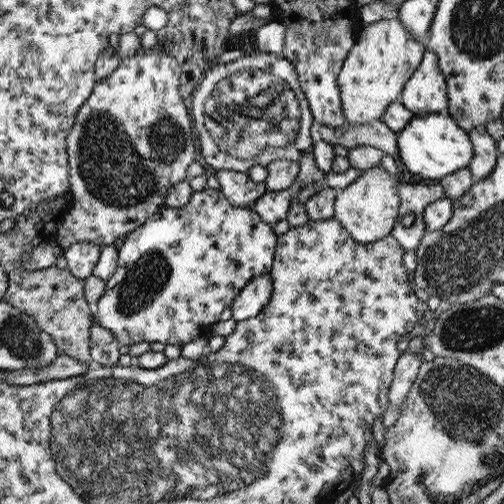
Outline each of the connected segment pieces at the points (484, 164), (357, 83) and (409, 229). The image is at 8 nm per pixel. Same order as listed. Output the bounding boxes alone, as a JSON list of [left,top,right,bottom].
[[468,126,500,180],[337,17,426,124],[391,182,446,250]]

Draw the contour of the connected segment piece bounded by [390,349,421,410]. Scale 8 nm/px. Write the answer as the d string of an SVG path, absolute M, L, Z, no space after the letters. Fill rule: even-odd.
M409 349L402 353L397 360L394 382L390 387L390 402L401 410L403 402L407 399L412 383L417 379L419 366L421 365L418 355Z

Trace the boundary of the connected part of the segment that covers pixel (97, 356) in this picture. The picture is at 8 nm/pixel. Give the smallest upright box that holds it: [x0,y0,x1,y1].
[90,316,121,366]

